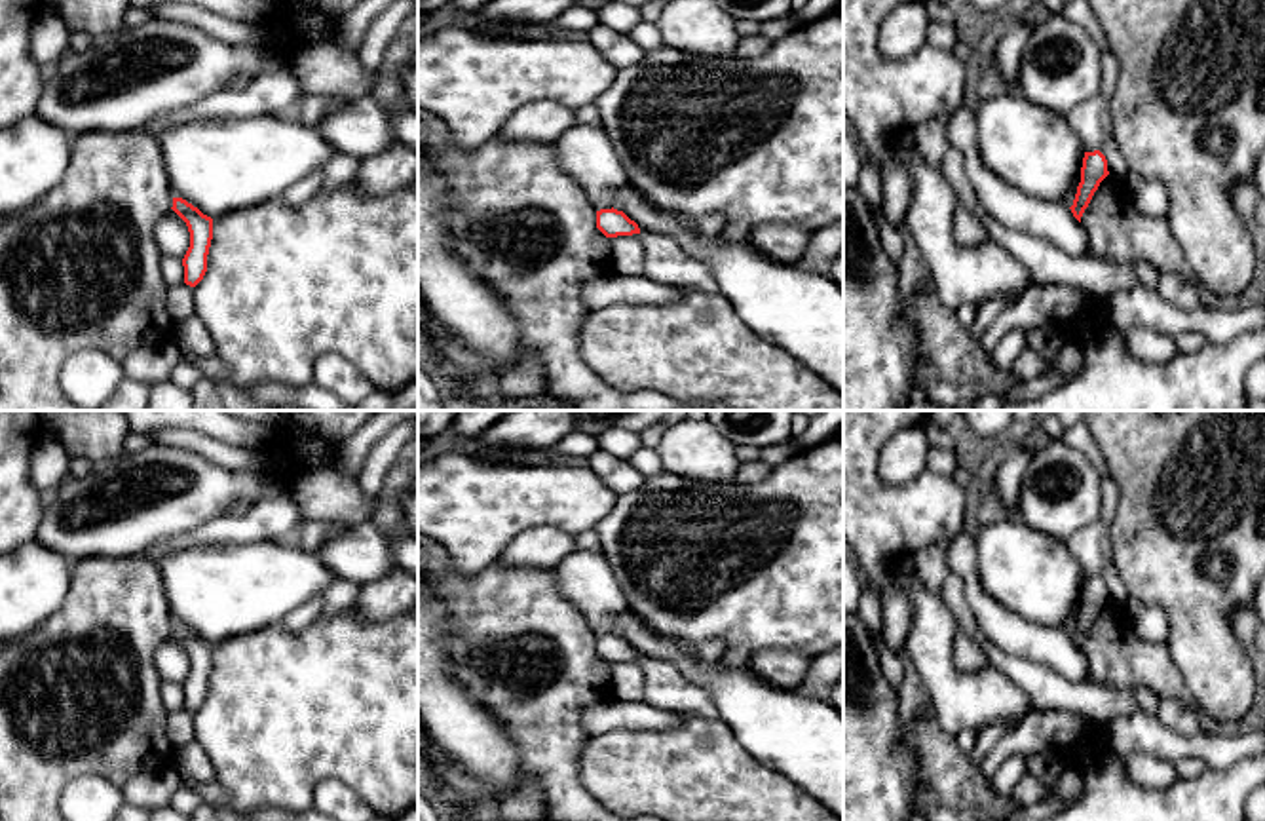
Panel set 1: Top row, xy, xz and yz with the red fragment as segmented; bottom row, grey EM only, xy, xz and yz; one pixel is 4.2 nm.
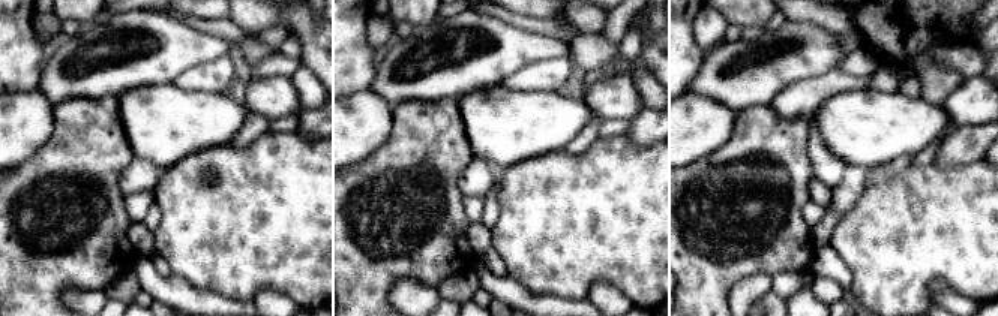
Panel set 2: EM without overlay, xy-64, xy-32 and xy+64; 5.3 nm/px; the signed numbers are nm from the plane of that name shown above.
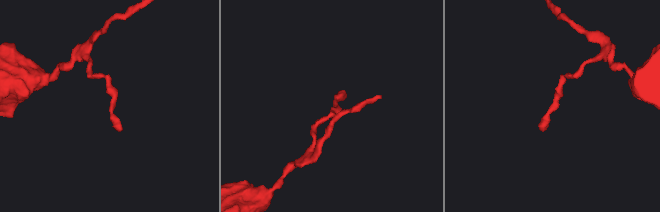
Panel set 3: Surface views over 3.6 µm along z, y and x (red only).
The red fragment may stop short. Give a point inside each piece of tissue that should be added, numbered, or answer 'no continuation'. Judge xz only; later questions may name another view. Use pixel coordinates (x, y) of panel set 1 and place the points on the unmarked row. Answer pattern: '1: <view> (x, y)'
no continuation

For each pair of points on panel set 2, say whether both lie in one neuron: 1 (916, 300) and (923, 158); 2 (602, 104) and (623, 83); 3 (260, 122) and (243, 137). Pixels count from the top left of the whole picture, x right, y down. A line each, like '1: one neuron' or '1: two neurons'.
1: two neurons
2: one neuron
3: one neuron

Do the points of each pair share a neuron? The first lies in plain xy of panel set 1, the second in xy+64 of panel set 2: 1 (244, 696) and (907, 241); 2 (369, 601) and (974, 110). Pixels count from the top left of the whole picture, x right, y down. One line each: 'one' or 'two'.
1: one
2: two

